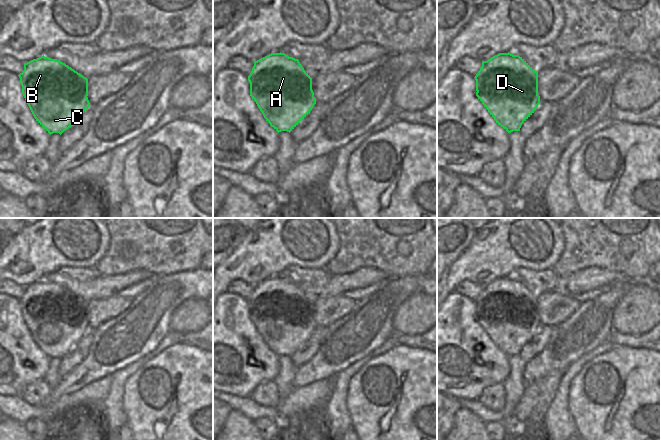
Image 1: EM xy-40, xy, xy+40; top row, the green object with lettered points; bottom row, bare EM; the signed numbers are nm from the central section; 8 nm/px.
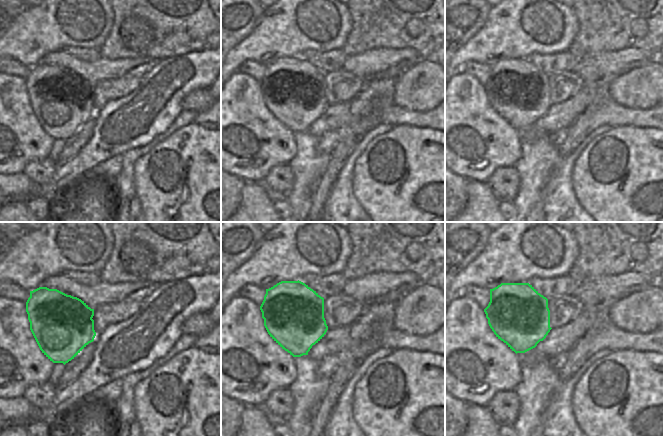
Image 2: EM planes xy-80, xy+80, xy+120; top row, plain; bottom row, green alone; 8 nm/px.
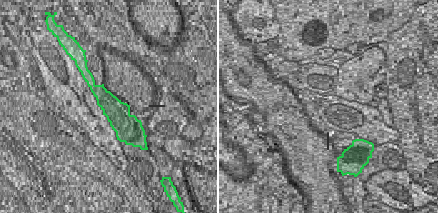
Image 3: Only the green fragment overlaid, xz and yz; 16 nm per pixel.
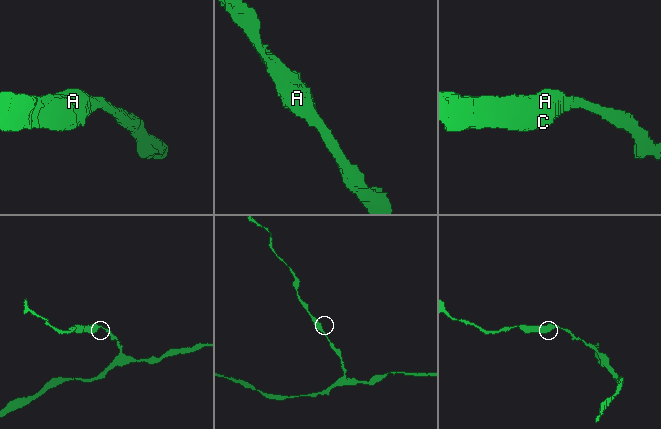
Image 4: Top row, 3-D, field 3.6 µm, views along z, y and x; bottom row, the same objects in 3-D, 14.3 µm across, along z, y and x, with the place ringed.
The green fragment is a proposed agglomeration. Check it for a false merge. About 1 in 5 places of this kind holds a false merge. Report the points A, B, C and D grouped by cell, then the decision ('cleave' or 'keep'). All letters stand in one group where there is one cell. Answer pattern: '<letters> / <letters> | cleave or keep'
A B C D | keep

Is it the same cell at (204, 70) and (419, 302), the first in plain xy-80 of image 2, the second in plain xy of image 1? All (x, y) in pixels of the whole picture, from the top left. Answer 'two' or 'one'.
two

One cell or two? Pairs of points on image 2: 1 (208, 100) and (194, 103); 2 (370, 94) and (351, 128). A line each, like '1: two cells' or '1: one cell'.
1: one cell
2: one cell

